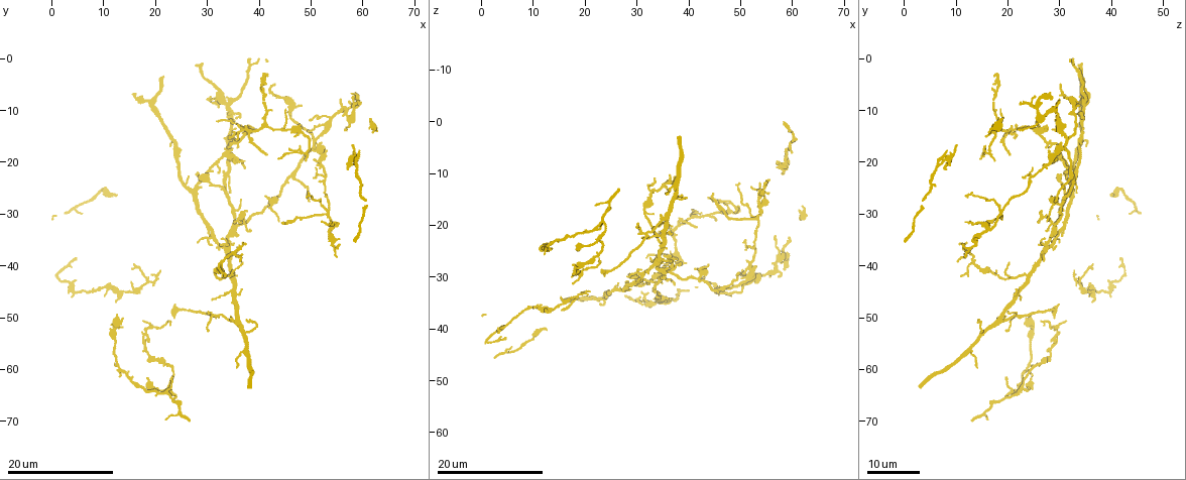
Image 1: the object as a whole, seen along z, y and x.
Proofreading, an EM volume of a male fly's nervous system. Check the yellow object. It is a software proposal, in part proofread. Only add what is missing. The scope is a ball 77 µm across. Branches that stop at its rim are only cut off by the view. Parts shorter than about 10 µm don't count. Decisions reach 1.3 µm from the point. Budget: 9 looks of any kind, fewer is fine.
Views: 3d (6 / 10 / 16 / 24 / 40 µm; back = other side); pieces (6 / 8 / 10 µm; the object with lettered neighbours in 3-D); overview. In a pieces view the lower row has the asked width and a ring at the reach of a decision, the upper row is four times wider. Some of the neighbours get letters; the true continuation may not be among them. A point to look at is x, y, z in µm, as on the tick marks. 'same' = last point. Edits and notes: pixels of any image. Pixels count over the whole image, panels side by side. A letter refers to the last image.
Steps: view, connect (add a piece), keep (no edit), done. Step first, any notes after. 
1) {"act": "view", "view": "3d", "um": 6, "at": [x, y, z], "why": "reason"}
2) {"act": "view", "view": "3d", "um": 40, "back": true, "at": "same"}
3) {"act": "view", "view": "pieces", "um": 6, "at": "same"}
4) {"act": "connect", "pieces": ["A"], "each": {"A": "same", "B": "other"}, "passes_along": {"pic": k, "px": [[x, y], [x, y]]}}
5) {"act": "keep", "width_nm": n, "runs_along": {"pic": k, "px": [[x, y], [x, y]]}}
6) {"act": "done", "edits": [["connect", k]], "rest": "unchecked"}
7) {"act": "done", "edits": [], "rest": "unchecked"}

{"act": "view", "view": "3d", "um": 16, "at": [41.0, 18.5, 20.5]}

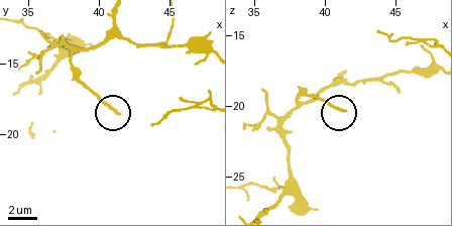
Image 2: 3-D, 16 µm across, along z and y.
{"act": "view", "view": "pieces", "um": 6, "at": [41.4, 18.4, 20.2]}

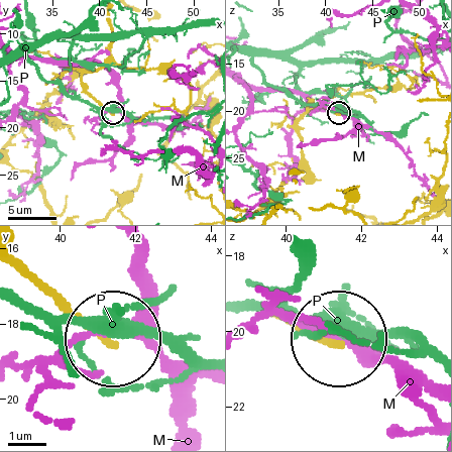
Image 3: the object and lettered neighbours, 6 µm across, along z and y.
{"act": "keep", "each": {"M": "other", "P": "other"}, "runs_along": {"pic": 3, "px": [[23, 267], [107, 332]]}, "found": "no lettered piece goes on from it"}

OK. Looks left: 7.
{"act": "view", "view": "3d", "um": 16, "at": [12.5, 26.5, 40.0], "why": "branch stops here"}

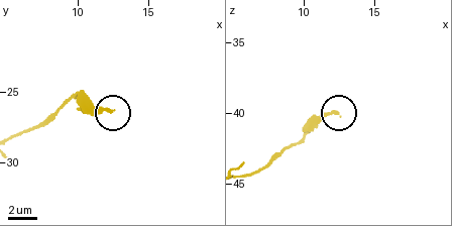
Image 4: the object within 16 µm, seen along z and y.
{"act": "view", "view": "pieces", "um": 10, "at": [12.6, 26.4, 40.2]}

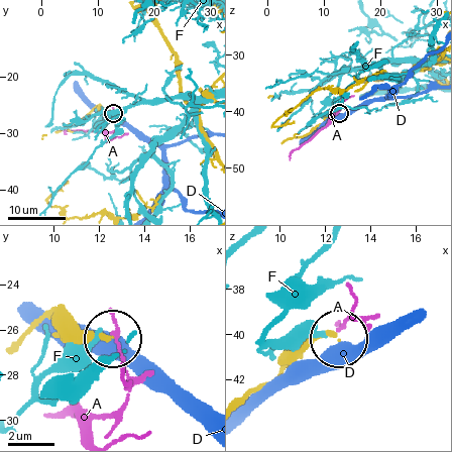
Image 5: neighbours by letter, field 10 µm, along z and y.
{"act": "keep", "each": {"A": "other", "D": "other", "F": "other"}, "found": "none of them fits"}

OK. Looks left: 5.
{"act": "view", "view": "3d", "um": 16, "at": [50.0, 27.5, 29.5], "why": "tapers out"}

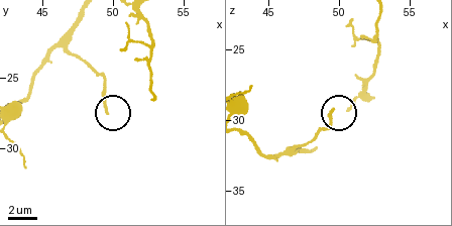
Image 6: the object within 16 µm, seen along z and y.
{"act": "view", "view": "pieces", "um": 8, "at": [49.6, 27.2, 29.4]}

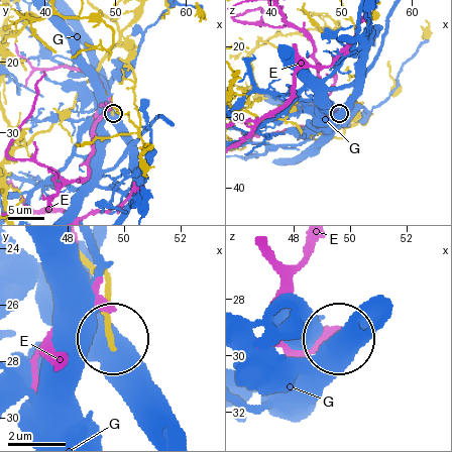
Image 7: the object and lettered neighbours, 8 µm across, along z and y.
{"act": "keep", "each": {"E": "other", "G": "other"}, "found": "none of them fits"}

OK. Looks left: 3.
{"act": "view", "view": "3d", "um": 24, "at": [45.0, 32.0, 14.0], "why": "thin end"}

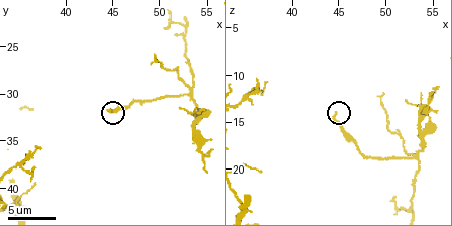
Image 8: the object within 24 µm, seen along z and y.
{"act": "view", "view": "3d", "um": 10, "at": [44.4, 32.0, 14.2]}

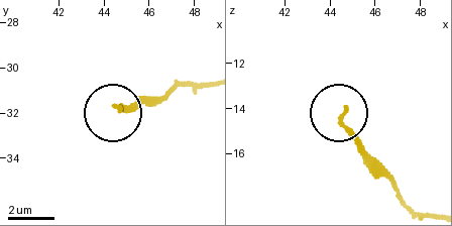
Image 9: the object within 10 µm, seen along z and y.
{"act": "view", "view": "pieces", "um": 8, "at": [44.6, 31.7, 14.1]}

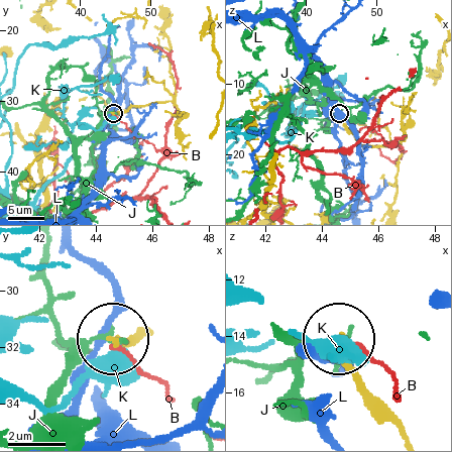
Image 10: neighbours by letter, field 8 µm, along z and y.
{"act": "keep", "each": {"B": "other", "J": "other", "K": "other", "L": "other"}, "runs_along": {"pic": 10, "px": [[170, 70], [175, 87], [173, 99], [113, 112]]}, "found": "no lettered piece goes on from it"}

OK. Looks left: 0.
{"act": "done", "edits": [], "rest": "unchecked"}

